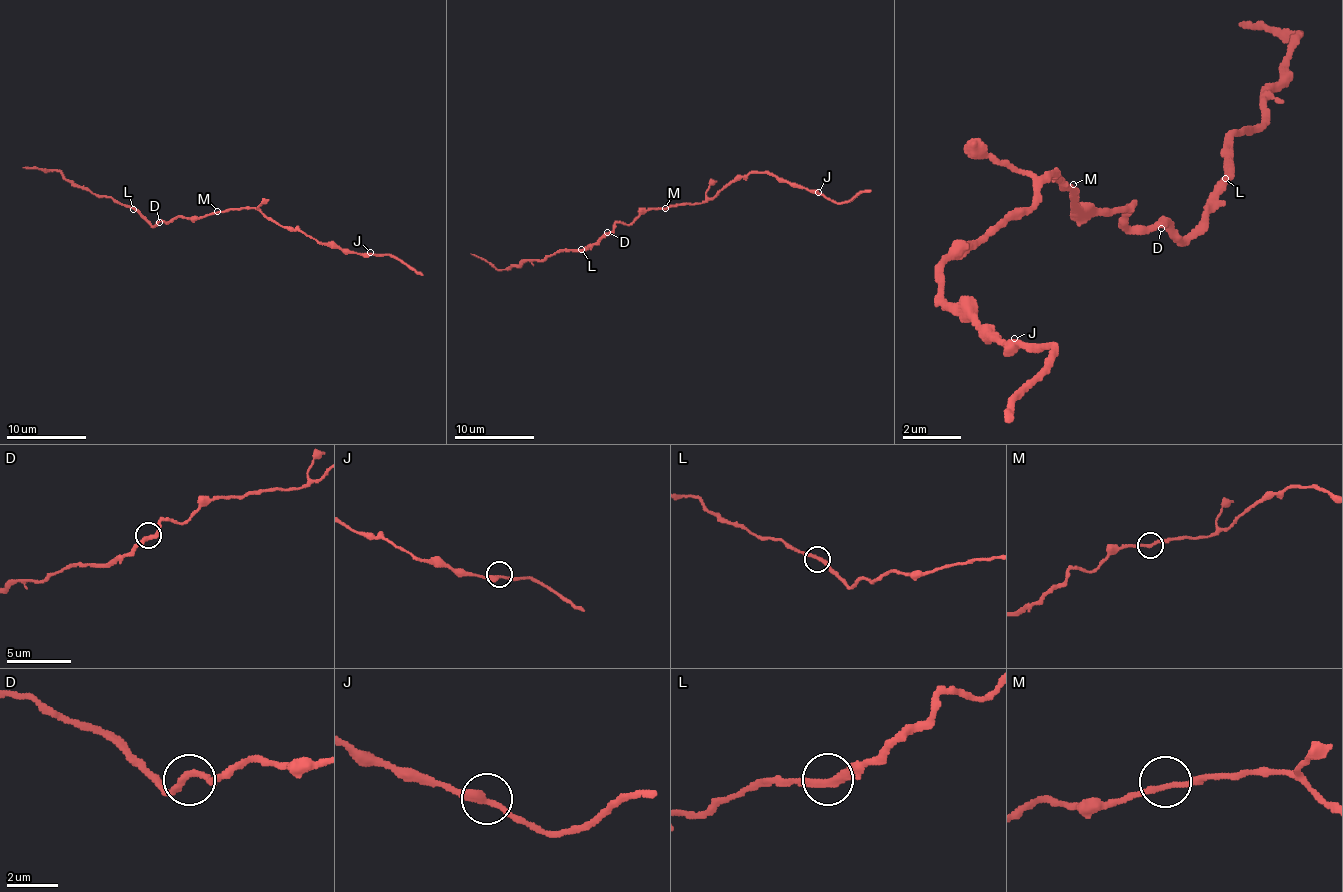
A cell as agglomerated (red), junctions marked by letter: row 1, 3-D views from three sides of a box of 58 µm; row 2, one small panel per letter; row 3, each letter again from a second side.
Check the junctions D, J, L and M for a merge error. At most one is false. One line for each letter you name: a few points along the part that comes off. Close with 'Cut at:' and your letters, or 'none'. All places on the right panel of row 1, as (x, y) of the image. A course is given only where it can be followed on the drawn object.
Cut at: none

